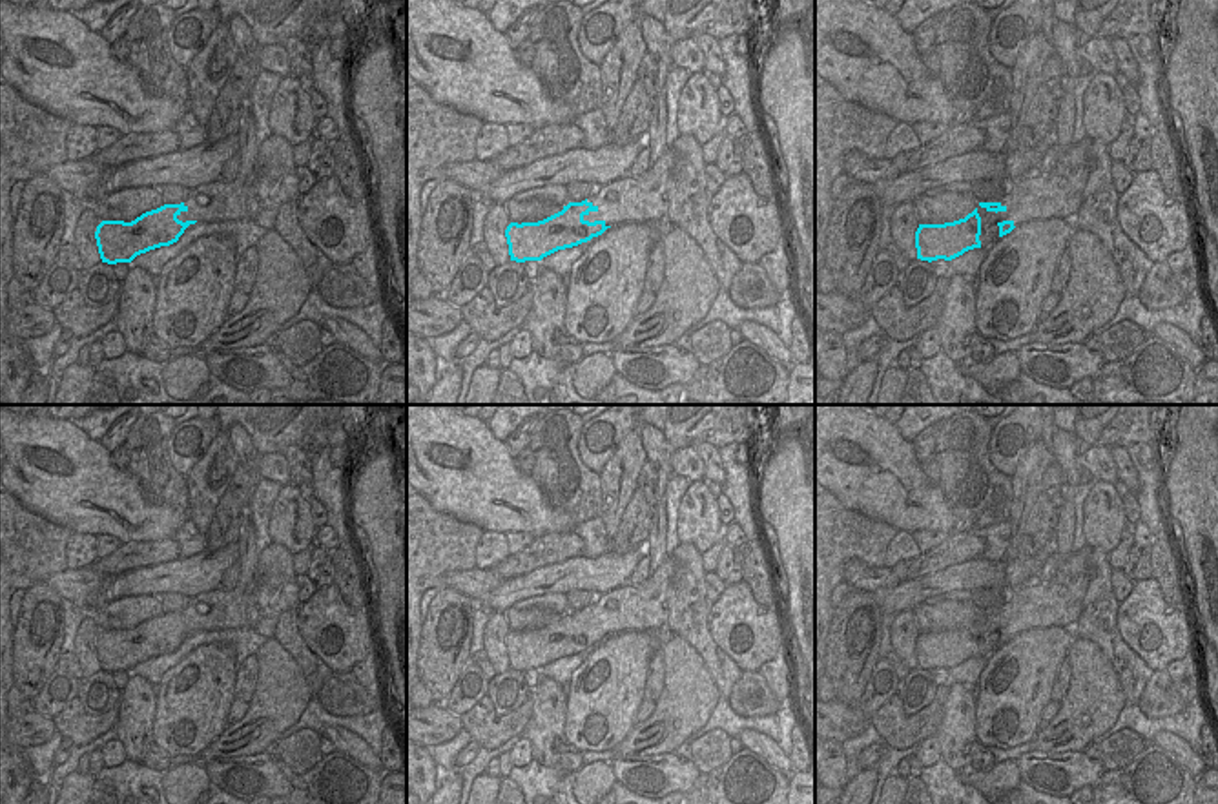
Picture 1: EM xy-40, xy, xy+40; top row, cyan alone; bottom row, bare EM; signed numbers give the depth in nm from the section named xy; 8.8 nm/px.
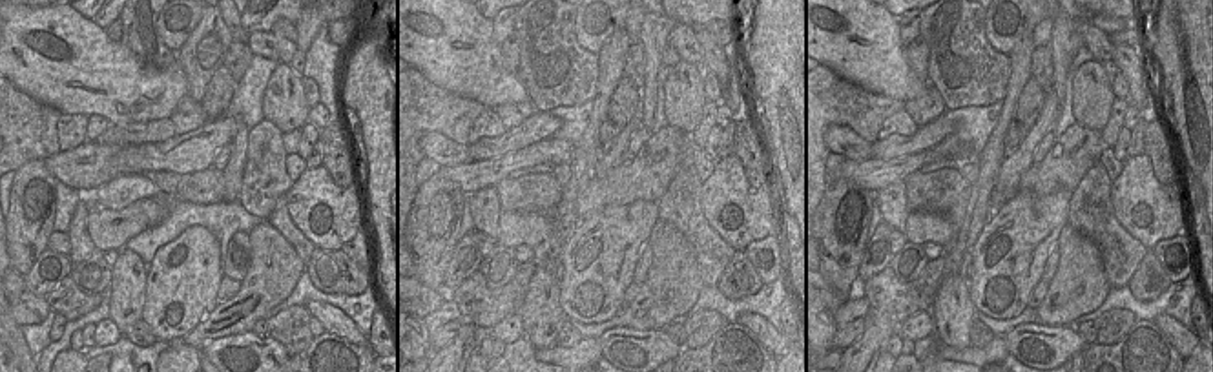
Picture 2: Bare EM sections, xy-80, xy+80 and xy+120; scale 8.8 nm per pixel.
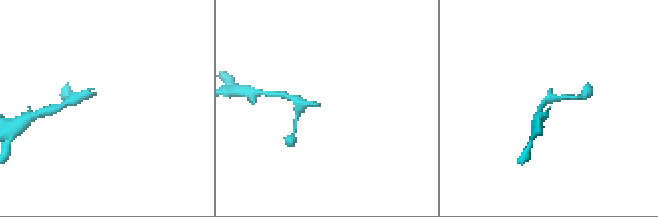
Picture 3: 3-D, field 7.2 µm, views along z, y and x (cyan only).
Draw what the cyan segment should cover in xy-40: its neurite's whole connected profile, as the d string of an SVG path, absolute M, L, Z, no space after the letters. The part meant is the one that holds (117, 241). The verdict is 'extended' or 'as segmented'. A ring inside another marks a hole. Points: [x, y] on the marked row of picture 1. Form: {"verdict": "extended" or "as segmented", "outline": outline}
{"verdict": "extended", "outline": "M255 170L243 184L217 179L190 190L181 204L164 204L131 222L102 221L95 239L102 263L131 263L150 250L170 246L195 222L253 219L259 208Z"}

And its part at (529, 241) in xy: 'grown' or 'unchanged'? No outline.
grown

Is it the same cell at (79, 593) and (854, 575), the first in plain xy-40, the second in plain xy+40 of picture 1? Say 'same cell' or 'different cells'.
same cell

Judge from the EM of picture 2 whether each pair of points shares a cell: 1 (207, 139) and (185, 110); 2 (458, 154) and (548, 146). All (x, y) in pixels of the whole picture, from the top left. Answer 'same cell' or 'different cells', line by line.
1: different cells
2: different cells

